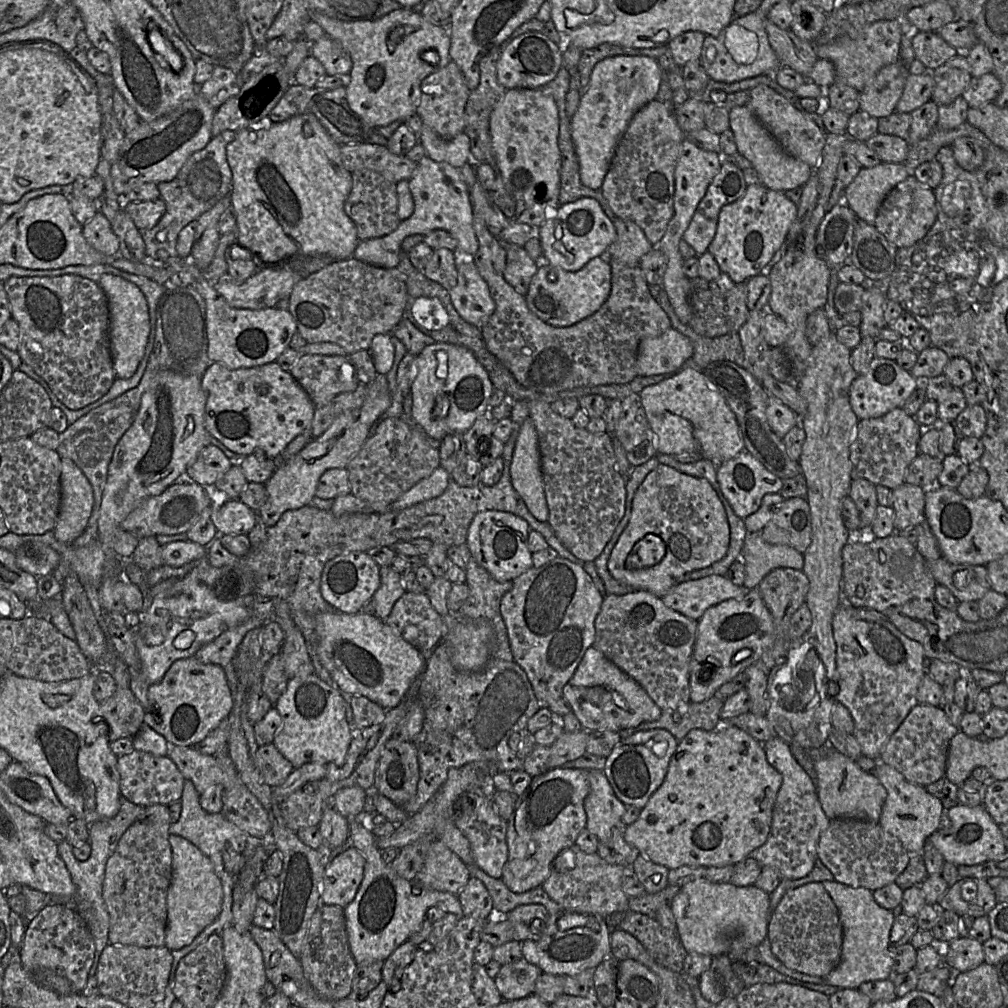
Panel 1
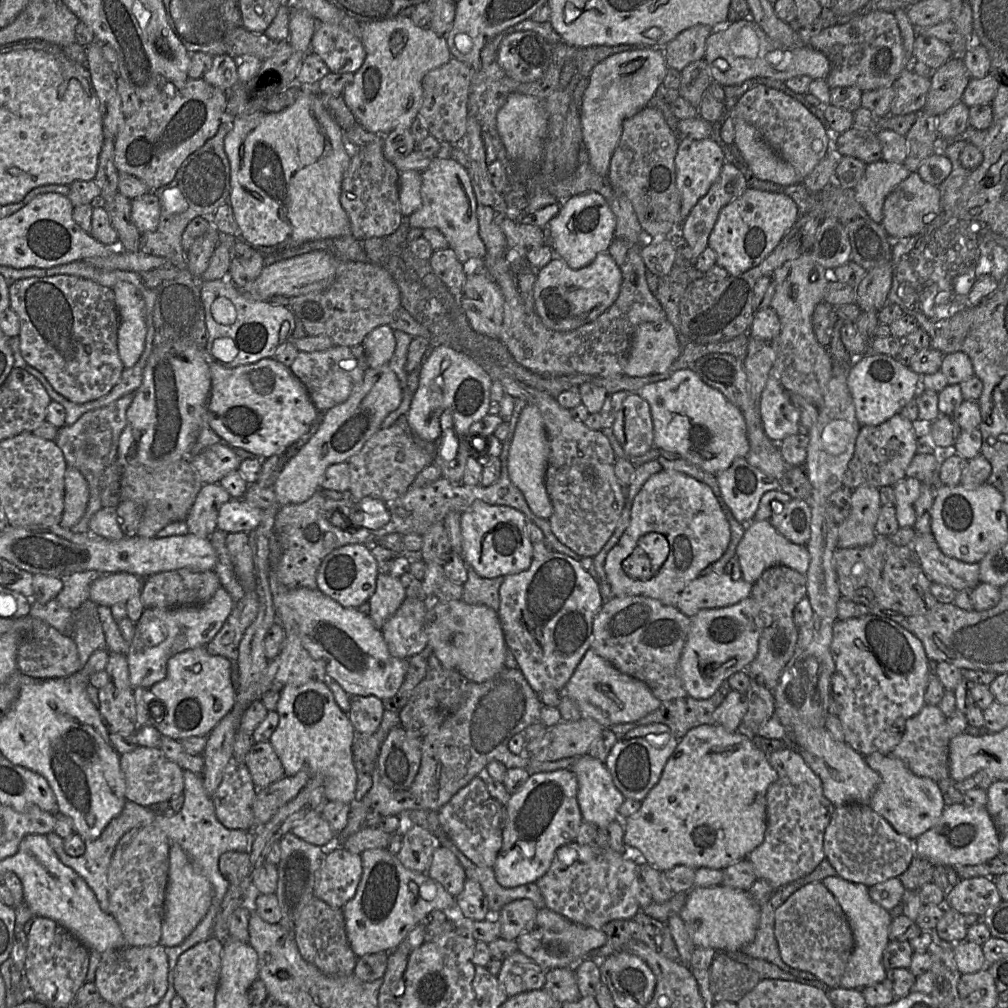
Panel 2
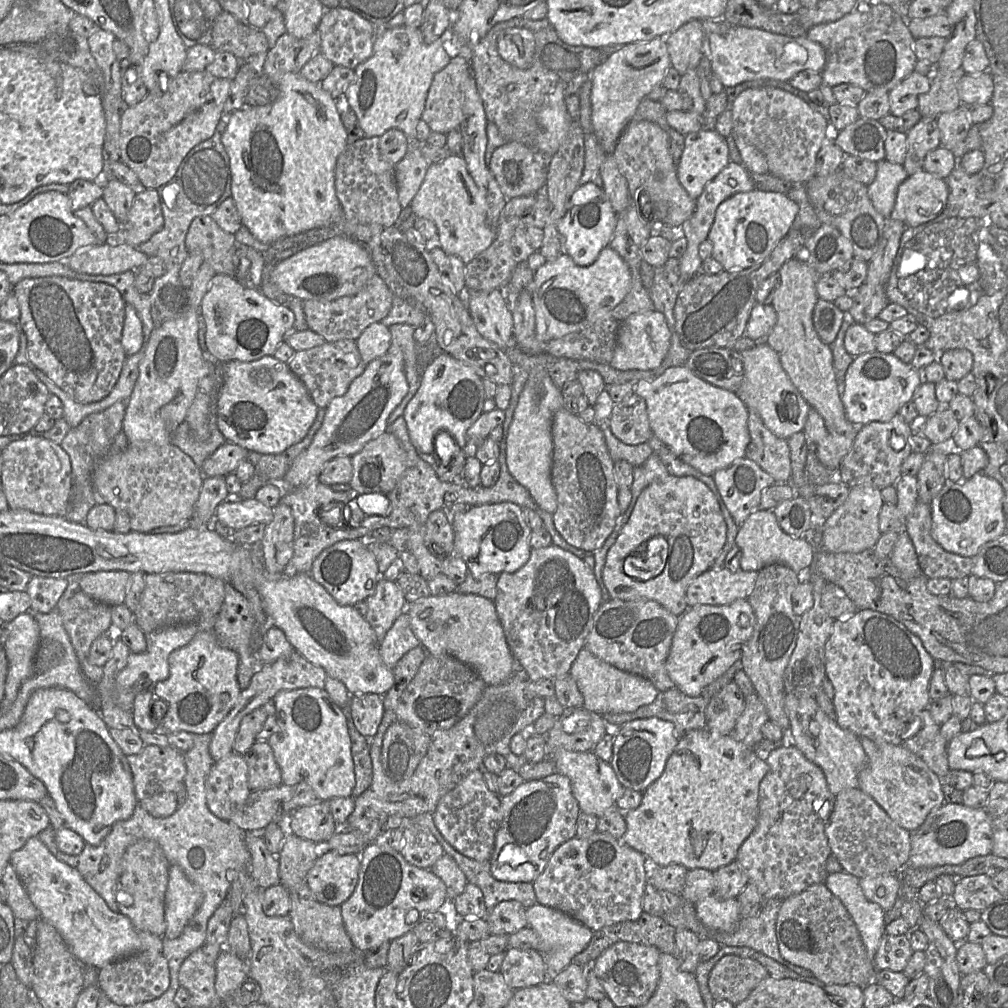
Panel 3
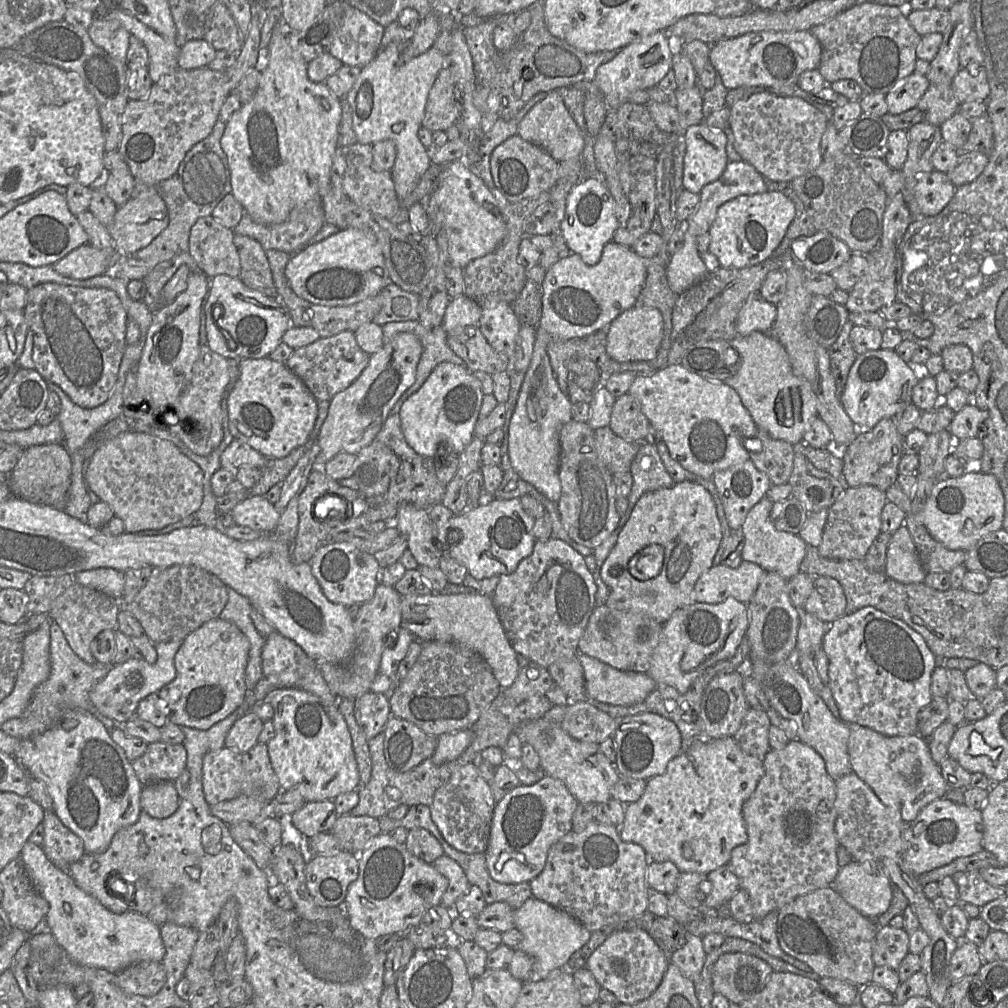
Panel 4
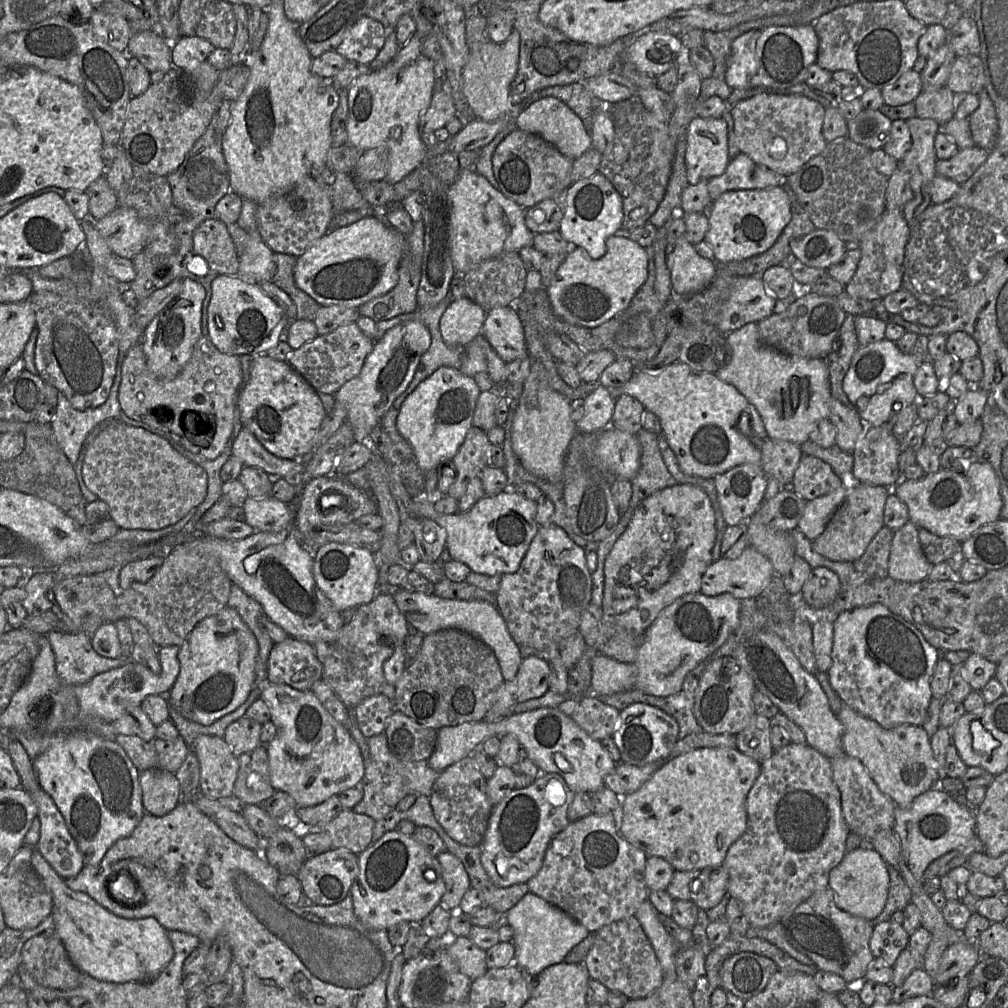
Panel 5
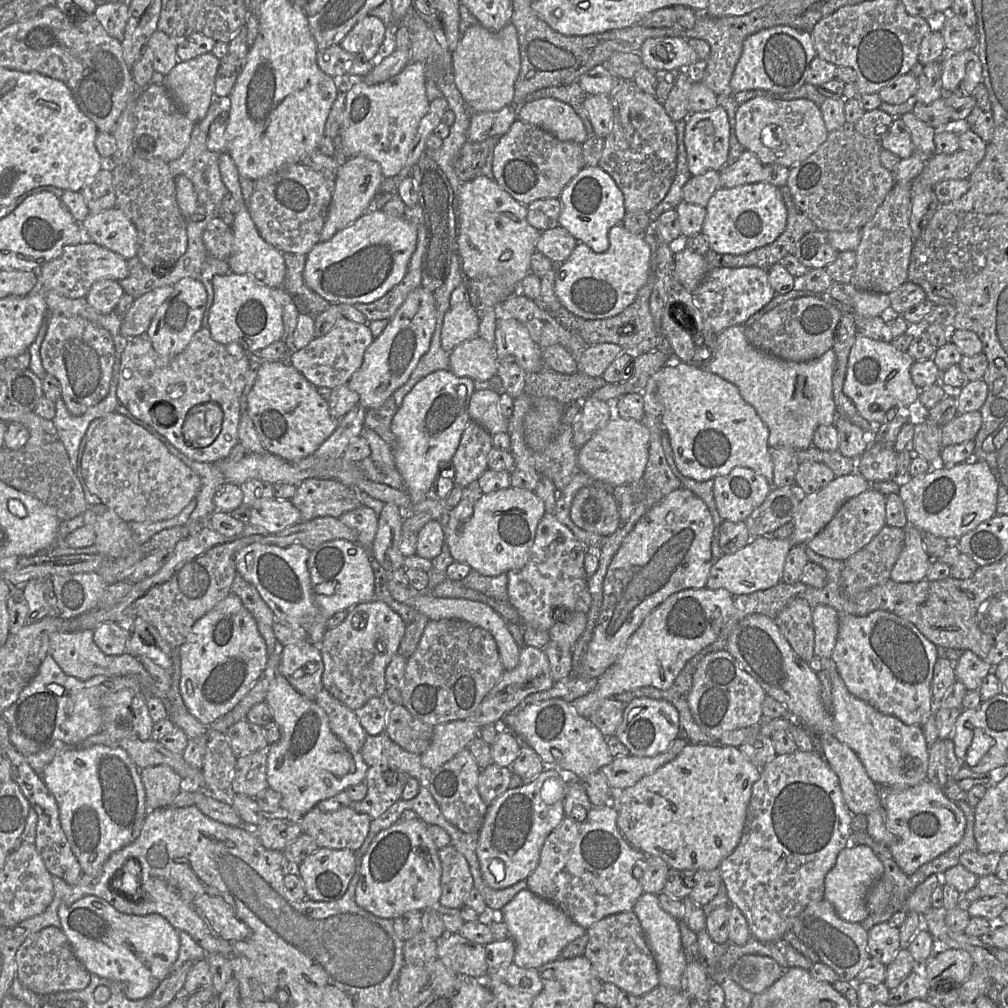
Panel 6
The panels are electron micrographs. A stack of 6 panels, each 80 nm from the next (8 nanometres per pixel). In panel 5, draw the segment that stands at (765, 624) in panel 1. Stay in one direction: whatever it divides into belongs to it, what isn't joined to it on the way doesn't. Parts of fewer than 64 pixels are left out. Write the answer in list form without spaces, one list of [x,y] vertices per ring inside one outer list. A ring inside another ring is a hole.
[[[730,593],[706,596],[686,594],[665,607],[643,634],[634,662],[637,679],[632,690],[654,696],[679,692],[686,675],[710,657],[739,625],[740,600]]]

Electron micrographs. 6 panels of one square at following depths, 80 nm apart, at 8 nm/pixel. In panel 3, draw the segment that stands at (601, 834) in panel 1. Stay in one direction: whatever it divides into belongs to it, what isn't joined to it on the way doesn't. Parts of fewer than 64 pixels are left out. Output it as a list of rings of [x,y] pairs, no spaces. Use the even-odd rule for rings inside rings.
[[[561,749],[546,759],[555,763],[556,773],[570,779],[573,796],[583,813],[600,817],[607,810],[616,807],[616,801],[624,793],[625,788],[620,784],[610,763],[600,759],[593,751],[574,752]]]

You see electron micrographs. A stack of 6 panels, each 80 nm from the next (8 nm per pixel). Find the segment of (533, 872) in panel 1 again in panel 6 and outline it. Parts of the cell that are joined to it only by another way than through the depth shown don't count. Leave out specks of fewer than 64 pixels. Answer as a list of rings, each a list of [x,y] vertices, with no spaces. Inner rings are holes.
[[[545,768],[521,787],[509,788],[488,806],[478,832],[476,853],[483,880],[490,888],[512,886],[536,869],[546,838],[565,817],[567,787],[568,777],[563,772]]]

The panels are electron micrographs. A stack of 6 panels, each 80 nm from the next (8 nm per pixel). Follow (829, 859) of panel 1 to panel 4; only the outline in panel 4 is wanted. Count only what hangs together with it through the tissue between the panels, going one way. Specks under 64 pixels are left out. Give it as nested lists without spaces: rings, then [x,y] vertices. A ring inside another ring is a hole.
[[[851,771],[835,782],[836,820],[835,834],[839,846],[843,846],[858,863],[881,862],[884,858],[901,856],[905,823],[896,809],[884,805],[872,789]]]

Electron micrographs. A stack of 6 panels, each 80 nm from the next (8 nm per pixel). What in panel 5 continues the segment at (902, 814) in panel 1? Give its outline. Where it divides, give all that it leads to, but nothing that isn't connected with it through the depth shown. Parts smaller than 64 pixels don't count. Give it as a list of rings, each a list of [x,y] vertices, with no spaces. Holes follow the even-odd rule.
[[[847,705],[842,706],[837,718],[844,727],[844,753],[861,761],[880,791],[889,796],[897,807],[909,808],[916,797],[939,783],[930,738],[921,726],[901,725],[885,729]]]

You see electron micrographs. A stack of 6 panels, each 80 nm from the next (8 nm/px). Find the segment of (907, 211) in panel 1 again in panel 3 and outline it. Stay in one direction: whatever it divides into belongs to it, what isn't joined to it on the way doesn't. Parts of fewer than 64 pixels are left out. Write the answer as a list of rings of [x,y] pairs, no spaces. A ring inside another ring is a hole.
[[[921,169],[909,175],[898,187],[890,218],[902,221],[906,227],[916,227],[935,219],[944,209],[949,195],[945,179]]]

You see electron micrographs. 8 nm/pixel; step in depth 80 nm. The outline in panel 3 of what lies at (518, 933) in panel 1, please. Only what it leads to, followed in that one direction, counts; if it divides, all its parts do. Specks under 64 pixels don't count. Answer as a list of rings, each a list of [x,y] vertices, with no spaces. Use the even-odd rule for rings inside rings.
[[[507,900],[489,910],[486,920],[490,933],[510,935],[527,927],[526,908],[518,901]]]

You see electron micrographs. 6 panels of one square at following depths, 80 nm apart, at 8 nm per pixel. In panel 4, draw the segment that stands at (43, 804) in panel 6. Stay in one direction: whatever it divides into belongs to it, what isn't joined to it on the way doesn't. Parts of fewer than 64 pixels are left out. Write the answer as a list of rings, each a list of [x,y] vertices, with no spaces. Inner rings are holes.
[[[53,810],[44,812],[44,838],[41,845],[47,858],[59,869],[69,866],[86,853],[83,840],[68,829]]]

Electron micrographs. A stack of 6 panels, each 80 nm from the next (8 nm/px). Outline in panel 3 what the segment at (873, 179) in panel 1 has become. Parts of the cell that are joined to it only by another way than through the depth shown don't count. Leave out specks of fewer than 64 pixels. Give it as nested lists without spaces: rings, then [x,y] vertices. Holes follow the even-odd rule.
[[[886,159],[876,163],[876,176],[867,186],[867,193],[877,212],[888,218],[895,204],[897,189],[909,175],[902,164]]]

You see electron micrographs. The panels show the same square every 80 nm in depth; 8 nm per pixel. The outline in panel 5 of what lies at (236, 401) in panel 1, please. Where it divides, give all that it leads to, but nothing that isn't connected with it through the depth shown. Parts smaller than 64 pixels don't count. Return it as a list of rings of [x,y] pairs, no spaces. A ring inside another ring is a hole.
[[[265,354],[253,357],[250,377],[237,398],[242,427],[254,434],[272,455],[298,460],[306,455],[313,438],[326,416],[317,392],[286,361],[271,359]]]

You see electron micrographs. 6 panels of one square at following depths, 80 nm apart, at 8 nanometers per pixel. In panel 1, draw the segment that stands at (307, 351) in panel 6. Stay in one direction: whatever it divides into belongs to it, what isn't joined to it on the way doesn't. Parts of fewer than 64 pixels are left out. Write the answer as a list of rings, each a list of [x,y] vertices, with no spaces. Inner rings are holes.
[[[302,353],[290,373],[308,393],[315,407],[326,405],[341,393],[355,390],[359,384],[354,365],[349,362],[348,356]]]

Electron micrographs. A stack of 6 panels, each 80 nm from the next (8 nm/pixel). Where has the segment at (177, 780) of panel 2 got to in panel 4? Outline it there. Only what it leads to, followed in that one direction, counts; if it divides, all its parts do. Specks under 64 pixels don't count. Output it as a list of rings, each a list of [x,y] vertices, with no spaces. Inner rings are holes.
[[[149,743],[145,753],[131,762],[143,786],[158,781],[175,781],[187,767],[187,750],[183,743]]]

